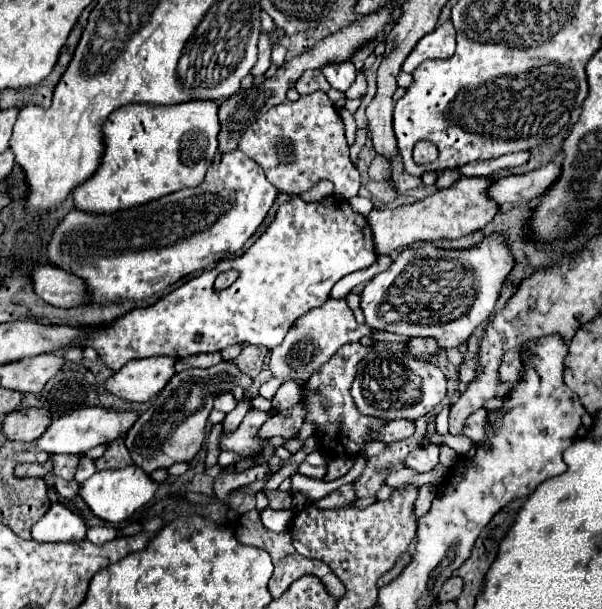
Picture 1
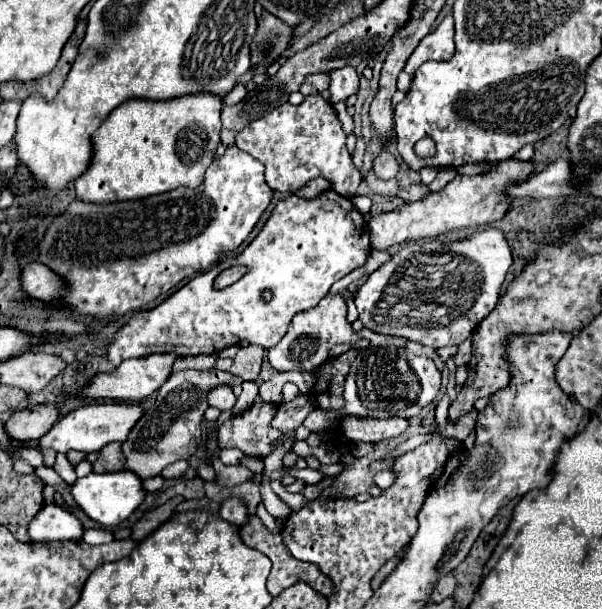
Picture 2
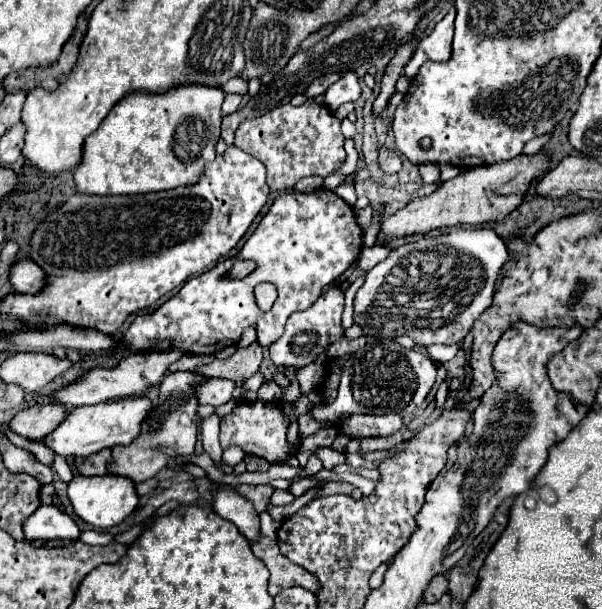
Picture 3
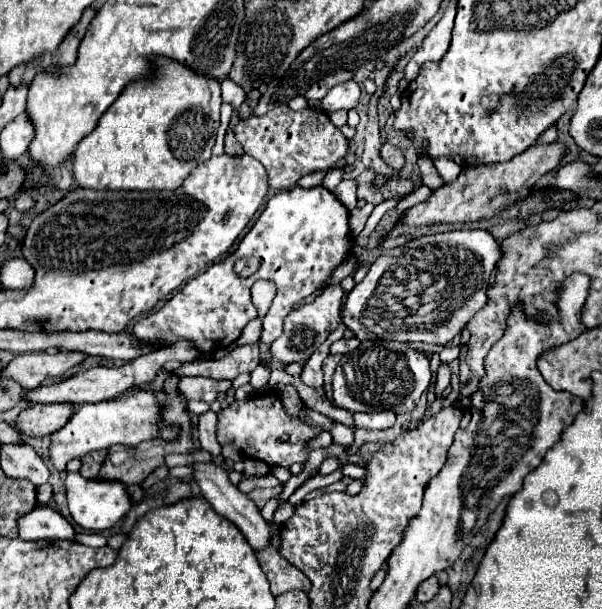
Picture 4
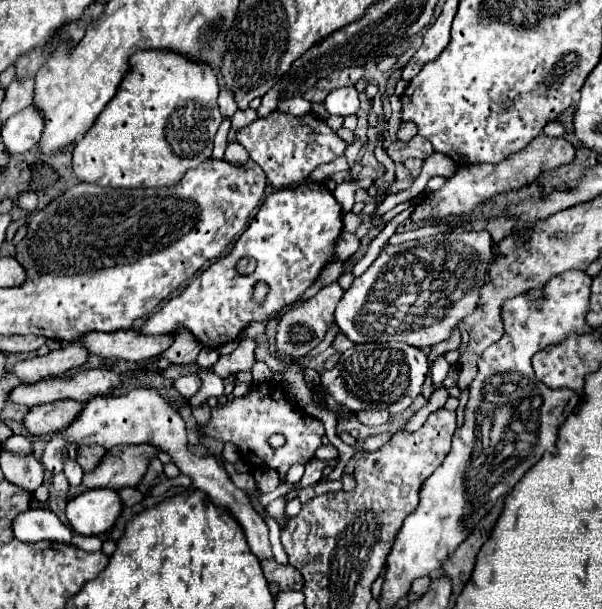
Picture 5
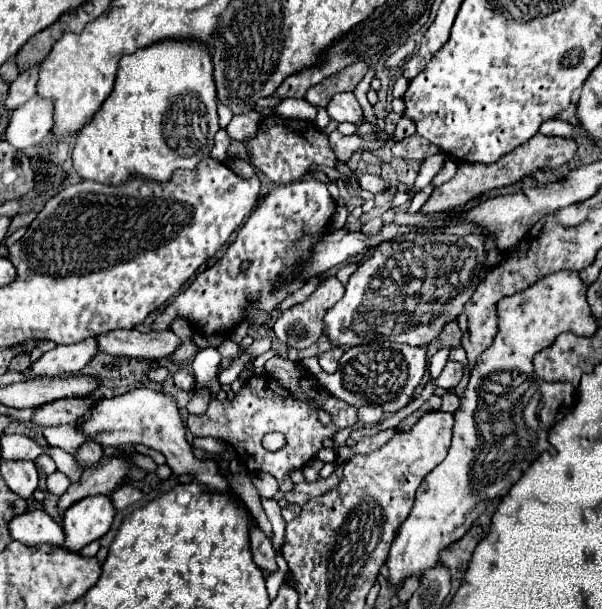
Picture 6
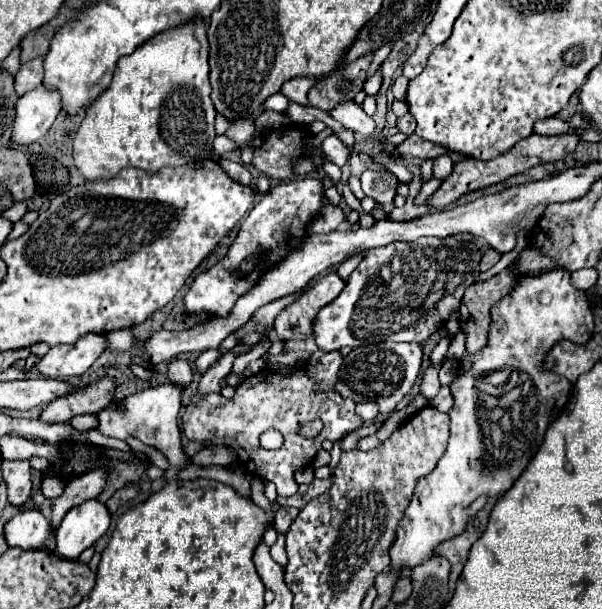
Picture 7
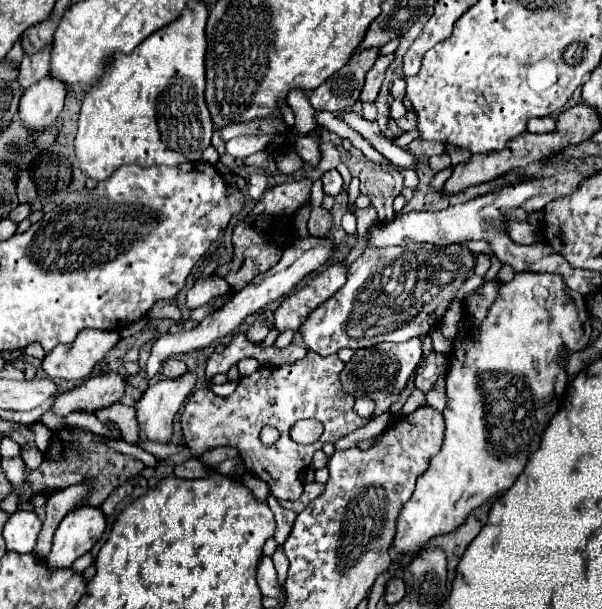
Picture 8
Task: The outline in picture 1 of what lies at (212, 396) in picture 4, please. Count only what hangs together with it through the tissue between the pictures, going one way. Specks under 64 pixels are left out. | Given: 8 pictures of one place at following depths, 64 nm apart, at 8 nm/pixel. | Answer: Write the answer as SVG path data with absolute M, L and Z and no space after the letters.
M224 392L224 394L220 394L220 396L216 396L216 400L214 400L214 408L216 410L222 410L222 412L230 412L230 410L234 410L234 406L236 406L236 398L232 396L232 392Z

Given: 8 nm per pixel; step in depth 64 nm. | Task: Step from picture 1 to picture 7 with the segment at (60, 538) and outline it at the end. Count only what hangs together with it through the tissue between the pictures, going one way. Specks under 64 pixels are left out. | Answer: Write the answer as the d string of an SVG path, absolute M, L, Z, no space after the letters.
M22 510L6 524L4 536L8 546L18 546L22 550L42 548L42 542L50 536L48 520L40 510Z

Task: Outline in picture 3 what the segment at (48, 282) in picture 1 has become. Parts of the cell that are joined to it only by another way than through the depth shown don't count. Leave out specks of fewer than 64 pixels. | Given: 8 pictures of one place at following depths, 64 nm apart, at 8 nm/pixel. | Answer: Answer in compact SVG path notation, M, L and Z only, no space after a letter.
M22 258L10 266L8 280L16 292L38 292L44 286L44 270L30 258Z

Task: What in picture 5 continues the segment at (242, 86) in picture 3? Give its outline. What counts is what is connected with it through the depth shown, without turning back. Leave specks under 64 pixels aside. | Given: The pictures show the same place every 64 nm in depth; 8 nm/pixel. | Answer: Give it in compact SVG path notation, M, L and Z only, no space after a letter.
M226 88L220 90L218 108L220 108L220 114L222 114L224 118L232 118L232 116L234 116L234 112L236 112L238 108L236 108L236 102L234 102L234 94L232 94L230 90L226 90Z

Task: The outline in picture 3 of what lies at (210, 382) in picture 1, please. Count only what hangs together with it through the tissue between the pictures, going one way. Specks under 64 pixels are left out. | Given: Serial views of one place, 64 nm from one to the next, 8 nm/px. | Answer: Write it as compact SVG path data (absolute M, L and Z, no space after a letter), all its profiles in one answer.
M172 372L166 374L160 384L158 406L150 412L142 424L142 434L128 446L114 446L112 460L108 462L108 474L128 476L132 482L144 482L154 478L160 468L168 464L170 458L194 454L194 444L198 436L198 418L196 408L200 406L194 400L194 382L204 380L204 376L194 372Z

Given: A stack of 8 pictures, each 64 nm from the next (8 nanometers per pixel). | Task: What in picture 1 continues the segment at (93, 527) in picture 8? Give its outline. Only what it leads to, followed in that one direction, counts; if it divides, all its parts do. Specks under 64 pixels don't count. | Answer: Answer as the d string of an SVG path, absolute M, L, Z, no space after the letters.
M128 466L128 468L122 468L122 470L96 472L88 480L80 482L78 496L86 502L86 506L92 510L92 514L96 518L102 518L102 520L112 522L112 524L120 524L126 518L130 518L138 508L142 508L144 504L148 504L154 498L154 492L158 488L160 486L156 482L152 482L150 476L142 468Z

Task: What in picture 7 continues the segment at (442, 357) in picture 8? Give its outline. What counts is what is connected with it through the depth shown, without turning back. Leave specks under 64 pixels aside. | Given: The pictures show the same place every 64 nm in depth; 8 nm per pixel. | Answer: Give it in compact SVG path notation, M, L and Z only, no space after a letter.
M428 364L428 366L426 366L426 370L422 372L422 380L420 380L420 392L422 392L426 398L436 396L436 392L440 390L440 382L438 382L438 370L440 370L440 366Z

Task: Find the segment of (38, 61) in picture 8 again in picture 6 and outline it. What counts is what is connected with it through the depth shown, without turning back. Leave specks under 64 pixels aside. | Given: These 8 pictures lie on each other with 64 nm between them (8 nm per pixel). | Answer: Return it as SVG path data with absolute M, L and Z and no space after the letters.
M34 64L28 70L20 72L18 78L10 84L10 94L8 94L8 100L6 100L8 110L18 108L20 104L24 104L26 100L30 100L34 96L34 92L36 92L34 88L36 88L36 82L38 82L38 72L40 72L40 66Z

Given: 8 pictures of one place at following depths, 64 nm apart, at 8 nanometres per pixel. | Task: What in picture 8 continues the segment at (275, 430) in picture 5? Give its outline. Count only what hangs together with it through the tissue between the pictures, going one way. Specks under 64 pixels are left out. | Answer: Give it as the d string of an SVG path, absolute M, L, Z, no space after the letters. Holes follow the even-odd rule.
M308 352L302 360L282 366L260 366L254 374L242 376L236 390L228 398L216 396L210 388L196 390L180 416L184 440L194 458L200 458L204 452L218 446L234 446L240 452L246 468L260 476L268 484L268 492L276 500L298 500L304 492L304 482L300 474L308 470L312 454L320 450L326 442L334 444L338 438L354 432L368 424L368 418L358 416L352 406L355 399L352 394L342 390L340 372L344 362L332 356L316 356ZM304 418L316 418L324 424L324 434L308 446L296 444L290 440L288 432L294 422ZM264 426L274 426L280 432L280 438L272 446L260 442L260 430Z

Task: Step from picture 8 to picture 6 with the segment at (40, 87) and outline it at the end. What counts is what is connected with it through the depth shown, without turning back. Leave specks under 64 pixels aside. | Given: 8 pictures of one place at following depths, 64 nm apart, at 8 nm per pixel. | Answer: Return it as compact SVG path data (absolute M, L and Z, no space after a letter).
M38 94L24 102L20 108L14 110L10 126L6 130L6 140L18 148L26 150L28 146L36 146L42 138L50 132L54 102L40 98Z

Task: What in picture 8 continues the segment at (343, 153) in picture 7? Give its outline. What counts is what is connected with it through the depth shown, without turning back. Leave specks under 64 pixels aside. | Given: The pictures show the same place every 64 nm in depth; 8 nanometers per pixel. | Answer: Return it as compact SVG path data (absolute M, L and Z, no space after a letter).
M322 142L320 148L322 148L322 160L320 160L320 164L314 170L306 170L304 172L304 176L308 180L320 180L326 172L330 172L332 168L336 168L340 164L340 152L336 150L336 146L332 142Z

